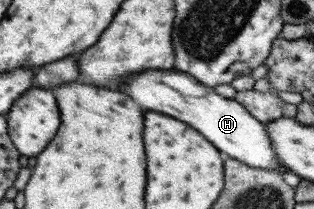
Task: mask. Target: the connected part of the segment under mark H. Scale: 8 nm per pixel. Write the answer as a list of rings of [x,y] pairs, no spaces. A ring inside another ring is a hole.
[[[150,69],[146,73],[126,77],[124,83],[120,85],[120,91],[128,93],[134,101],[138,101],[142,107],[150,111],[166,113],[178,121],[188,123],[190,127],[200,131],[216,149],[226,151],[226,155],[242,161],[251,168],[285,170],[273,152],[266,122],[258,121],[241,103],[218,95],[214,88],[202,85],[194,76],[176,69],[170,71]],[[170,79],[176,79],[176,83]]]

